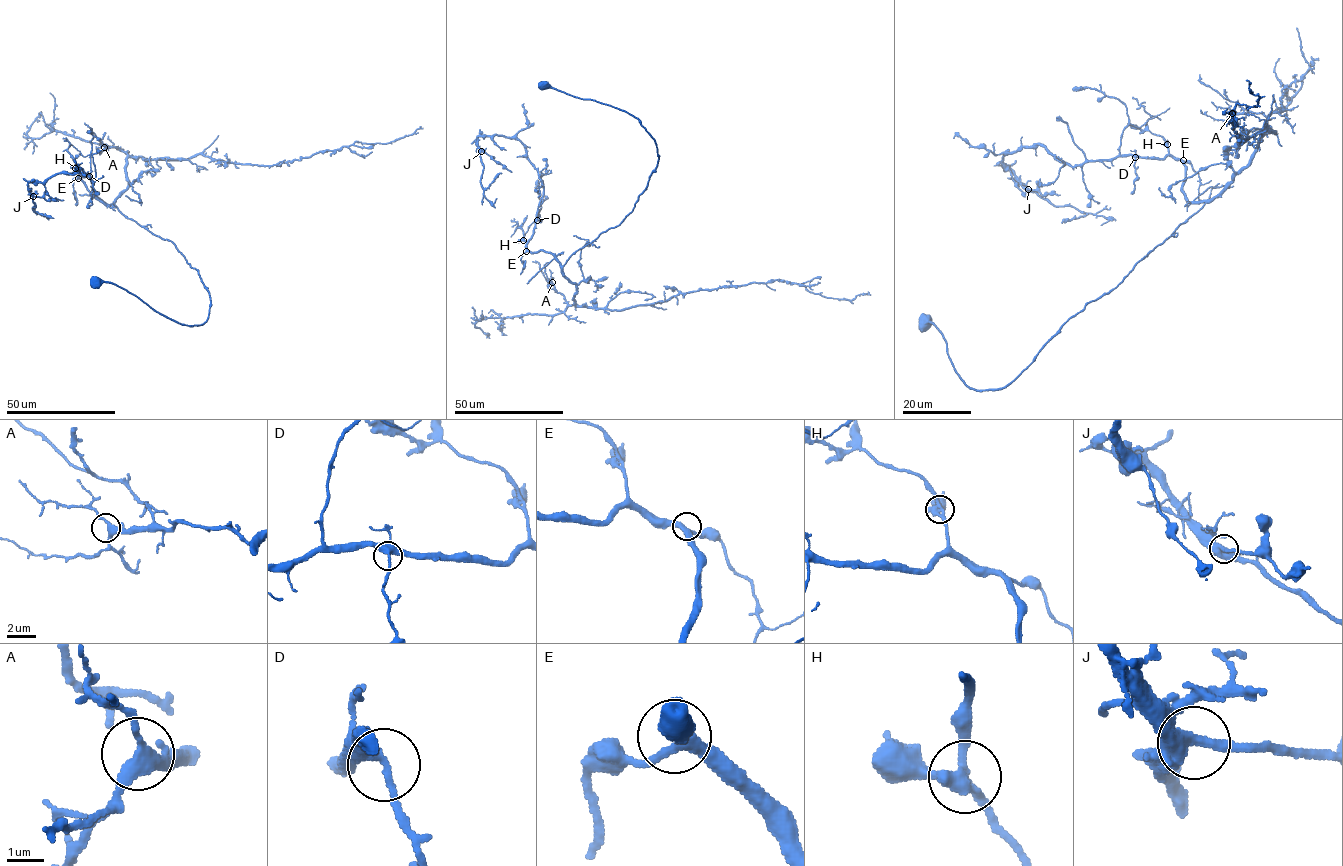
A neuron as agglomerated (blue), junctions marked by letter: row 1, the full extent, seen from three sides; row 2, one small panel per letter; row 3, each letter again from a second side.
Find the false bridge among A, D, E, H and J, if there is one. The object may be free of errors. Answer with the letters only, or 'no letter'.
no letter

